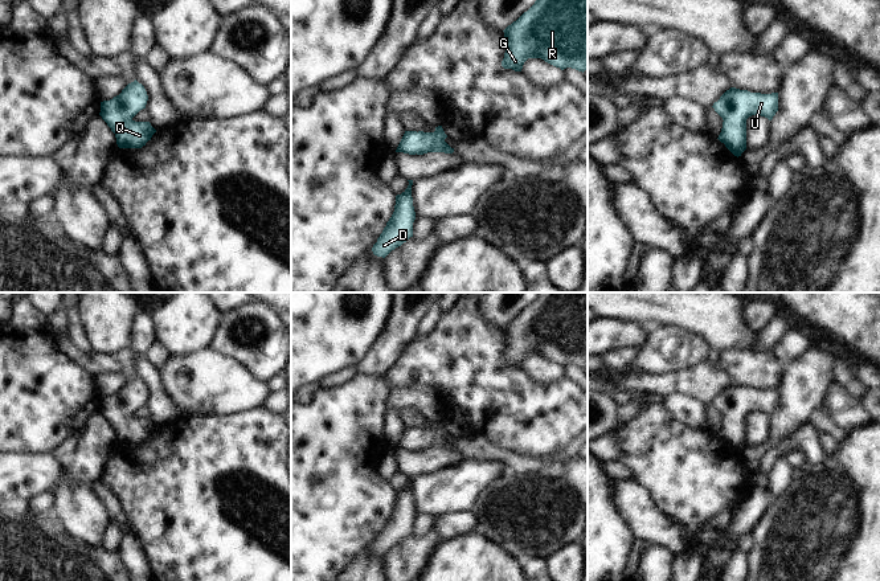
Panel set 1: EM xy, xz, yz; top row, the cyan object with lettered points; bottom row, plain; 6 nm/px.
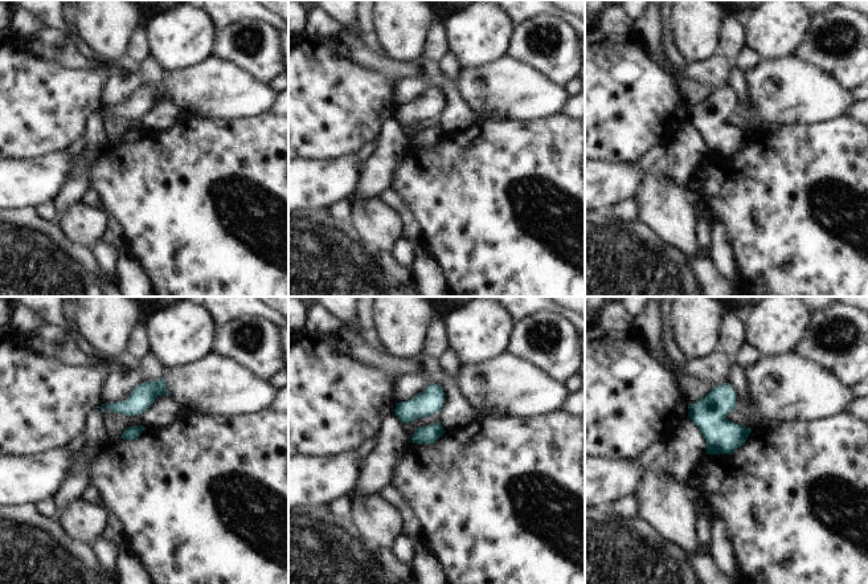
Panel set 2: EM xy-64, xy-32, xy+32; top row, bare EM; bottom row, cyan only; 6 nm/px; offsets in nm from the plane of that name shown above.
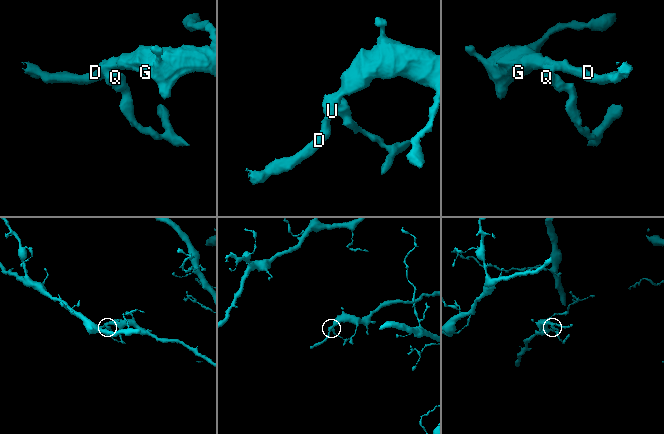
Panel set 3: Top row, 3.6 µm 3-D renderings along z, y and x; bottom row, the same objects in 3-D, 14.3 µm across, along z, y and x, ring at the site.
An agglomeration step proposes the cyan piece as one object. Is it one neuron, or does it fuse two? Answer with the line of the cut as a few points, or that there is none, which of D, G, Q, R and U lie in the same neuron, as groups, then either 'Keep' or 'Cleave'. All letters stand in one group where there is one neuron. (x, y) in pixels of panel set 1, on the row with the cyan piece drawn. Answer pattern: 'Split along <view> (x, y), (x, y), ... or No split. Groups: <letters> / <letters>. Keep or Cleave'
No split. Groups: D G Q R U. Keep

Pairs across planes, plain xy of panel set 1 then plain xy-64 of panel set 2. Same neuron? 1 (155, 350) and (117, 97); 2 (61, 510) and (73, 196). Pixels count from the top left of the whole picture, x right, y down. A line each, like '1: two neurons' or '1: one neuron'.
1: one neuron
2: two neurons

